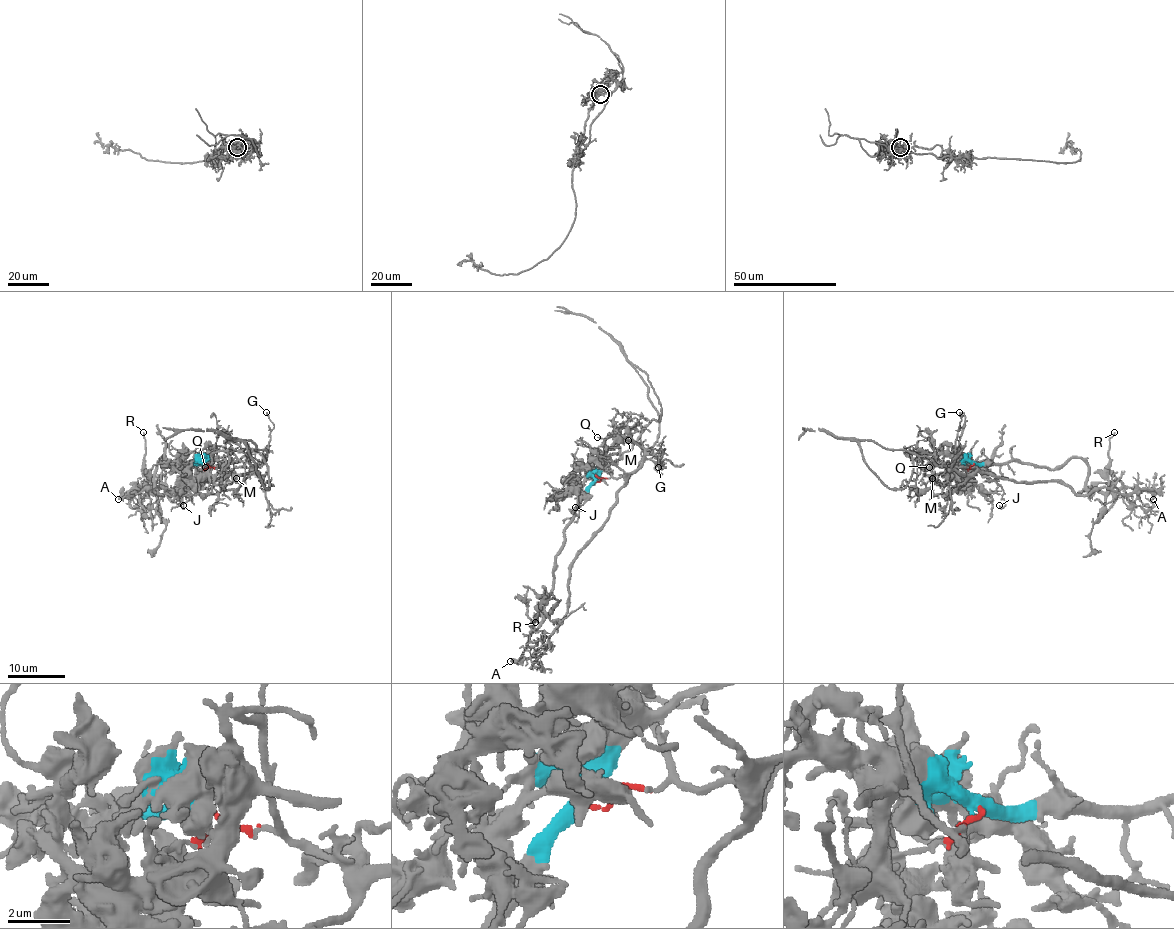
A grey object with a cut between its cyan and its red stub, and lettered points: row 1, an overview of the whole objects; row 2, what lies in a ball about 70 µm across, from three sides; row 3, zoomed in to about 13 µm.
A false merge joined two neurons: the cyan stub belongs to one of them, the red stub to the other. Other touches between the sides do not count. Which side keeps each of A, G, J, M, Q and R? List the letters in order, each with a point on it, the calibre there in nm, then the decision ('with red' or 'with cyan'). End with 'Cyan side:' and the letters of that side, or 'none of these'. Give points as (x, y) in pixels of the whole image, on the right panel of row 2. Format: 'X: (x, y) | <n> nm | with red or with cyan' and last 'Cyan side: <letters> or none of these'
A: (1153, 499) | 240 nm | with cyan
G: (959, 412) | 120 nm | with red
J: (999, 505) | 200 nm | with cyan
M: (932, 478) | 120 nm | with red
Q: (929, 467) | 130 nm | with cyan
R: (1114, 432) | 110 nm | with cyan
Cyan side: A, J, Q, R

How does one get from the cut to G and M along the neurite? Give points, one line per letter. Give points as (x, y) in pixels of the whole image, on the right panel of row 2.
G: (973, 463), (969, 473), (957, 473), (951, 468), (961, 416), (959, 412)
M: (973, 463), (969, 473), (941, 472), (933, 482), (931, 478)

